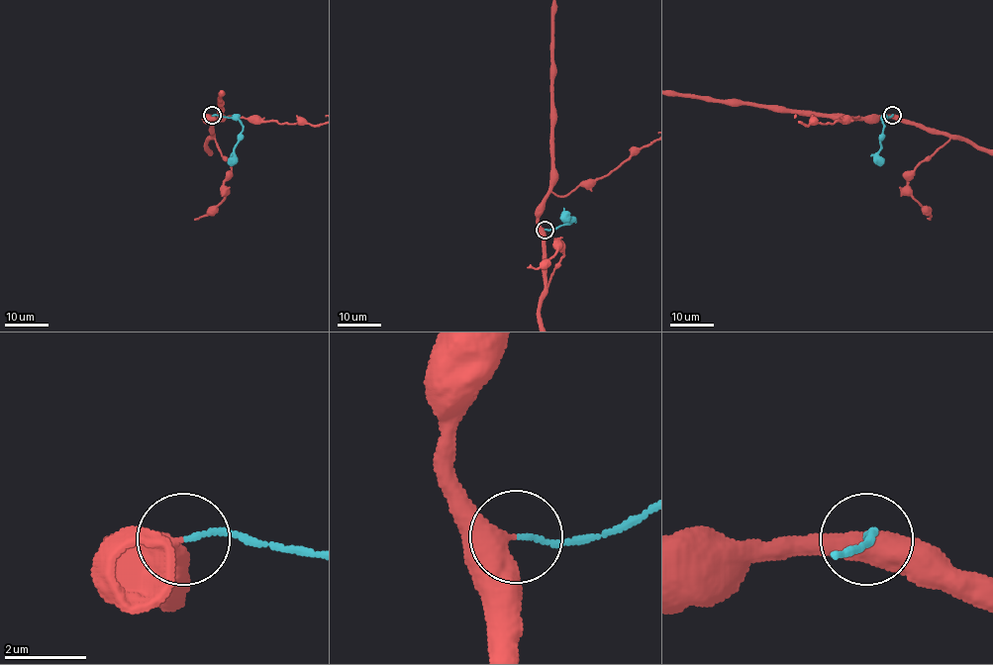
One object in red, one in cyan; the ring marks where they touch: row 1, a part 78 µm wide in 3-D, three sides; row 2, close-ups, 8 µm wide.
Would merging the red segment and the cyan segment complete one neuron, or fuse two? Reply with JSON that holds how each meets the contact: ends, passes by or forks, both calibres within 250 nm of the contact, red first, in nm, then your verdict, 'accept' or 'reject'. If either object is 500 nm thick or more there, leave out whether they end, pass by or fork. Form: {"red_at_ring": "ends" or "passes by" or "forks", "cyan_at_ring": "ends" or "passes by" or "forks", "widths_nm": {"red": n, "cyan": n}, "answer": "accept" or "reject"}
{"widths_nm": {"red": 550, "cyan": 110}, "answer": "accept"}

